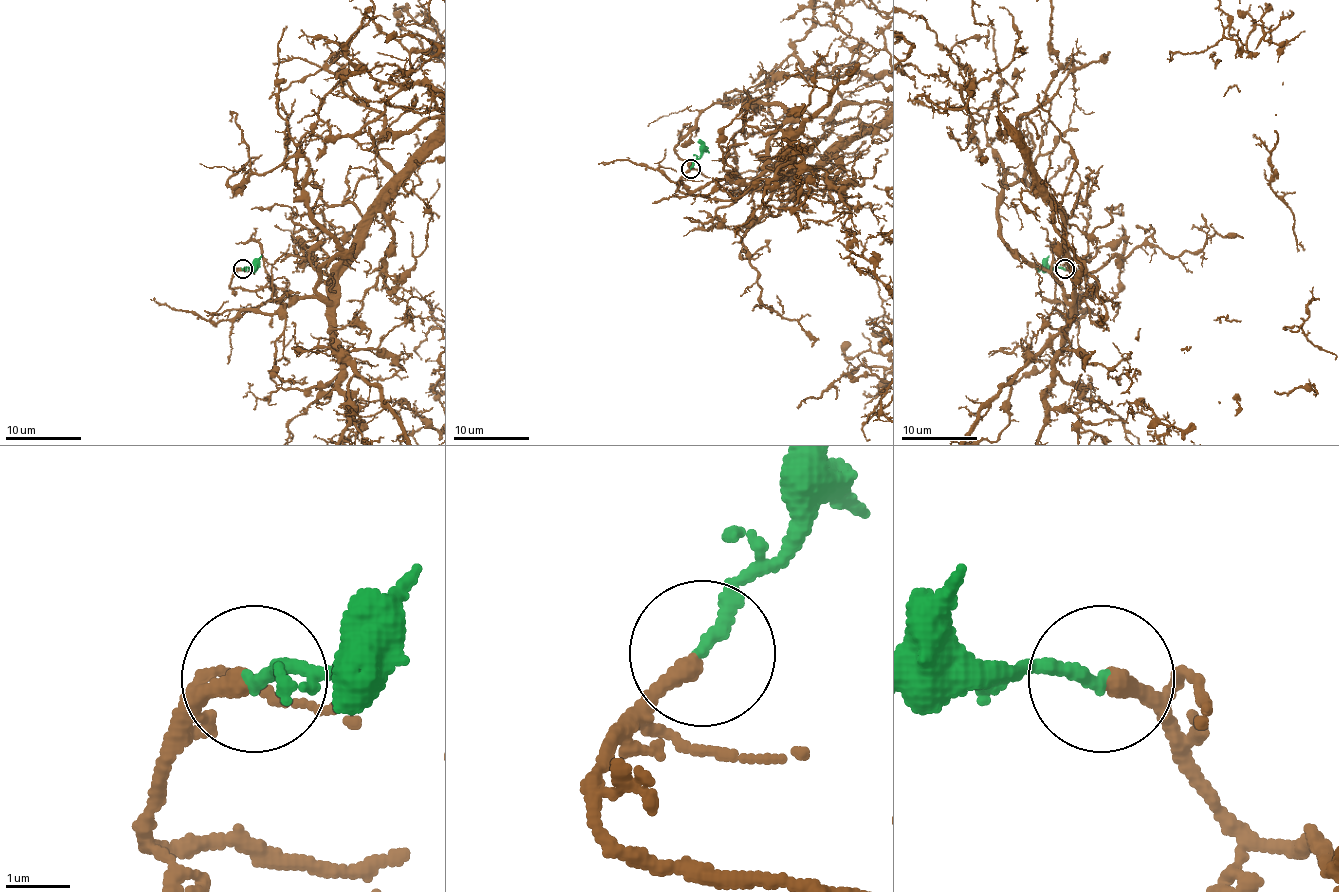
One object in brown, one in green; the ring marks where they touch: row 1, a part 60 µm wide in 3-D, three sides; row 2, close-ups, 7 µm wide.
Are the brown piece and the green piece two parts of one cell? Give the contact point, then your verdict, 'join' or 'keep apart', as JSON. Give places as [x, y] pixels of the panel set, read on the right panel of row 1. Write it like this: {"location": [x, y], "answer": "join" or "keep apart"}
{"location": [1065, 268], "answer": "join"}

